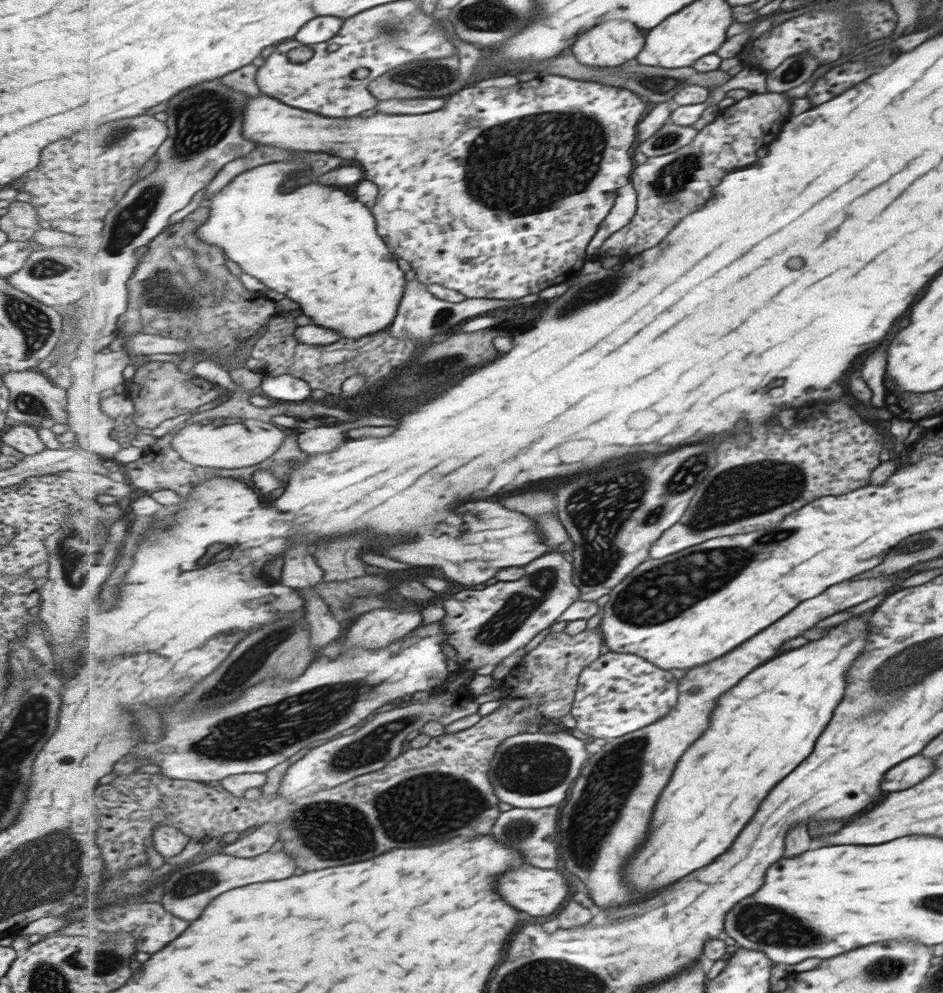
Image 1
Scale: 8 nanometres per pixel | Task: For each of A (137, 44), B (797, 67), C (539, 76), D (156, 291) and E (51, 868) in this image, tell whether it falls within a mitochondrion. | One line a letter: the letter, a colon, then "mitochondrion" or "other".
A: other
B: mitochondrion
C: other
D: mitochondrion
E: mitochondrion

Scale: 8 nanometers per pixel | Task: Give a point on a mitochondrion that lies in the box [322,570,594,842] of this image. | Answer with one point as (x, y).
(533, 767)

